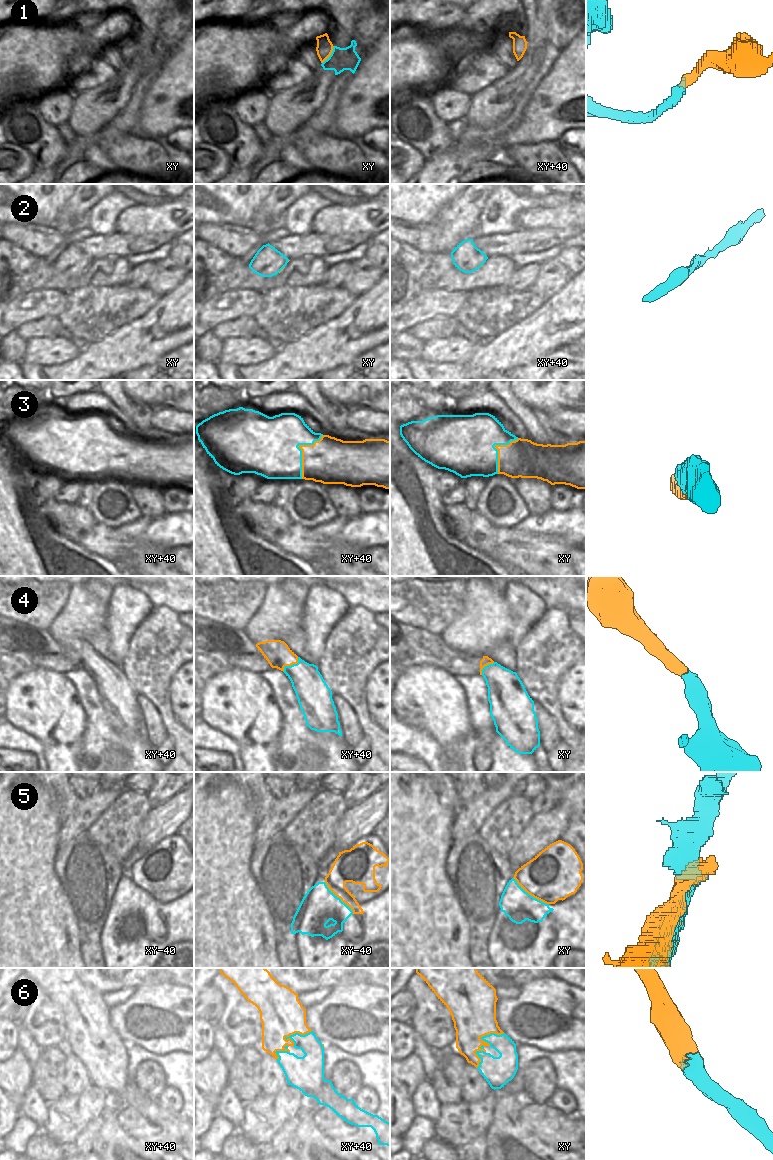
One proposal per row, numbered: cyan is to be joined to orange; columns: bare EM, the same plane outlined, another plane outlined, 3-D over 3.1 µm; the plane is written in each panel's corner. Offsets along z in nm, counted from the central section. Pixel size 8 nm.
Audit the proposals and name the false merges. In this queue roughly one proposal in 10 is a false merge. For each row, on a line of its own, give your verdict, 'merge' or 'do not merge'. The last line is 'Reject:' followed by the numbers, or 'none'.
1: merge
2: merge
3: merge
4: merge
5: merge
6: merge
Reject: none

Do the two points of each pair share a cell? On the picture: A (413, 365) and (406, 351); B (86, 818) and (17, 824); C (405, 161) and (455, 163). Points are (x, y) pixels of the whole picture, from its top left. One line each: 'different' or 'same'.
A: different
B: different
C: different

